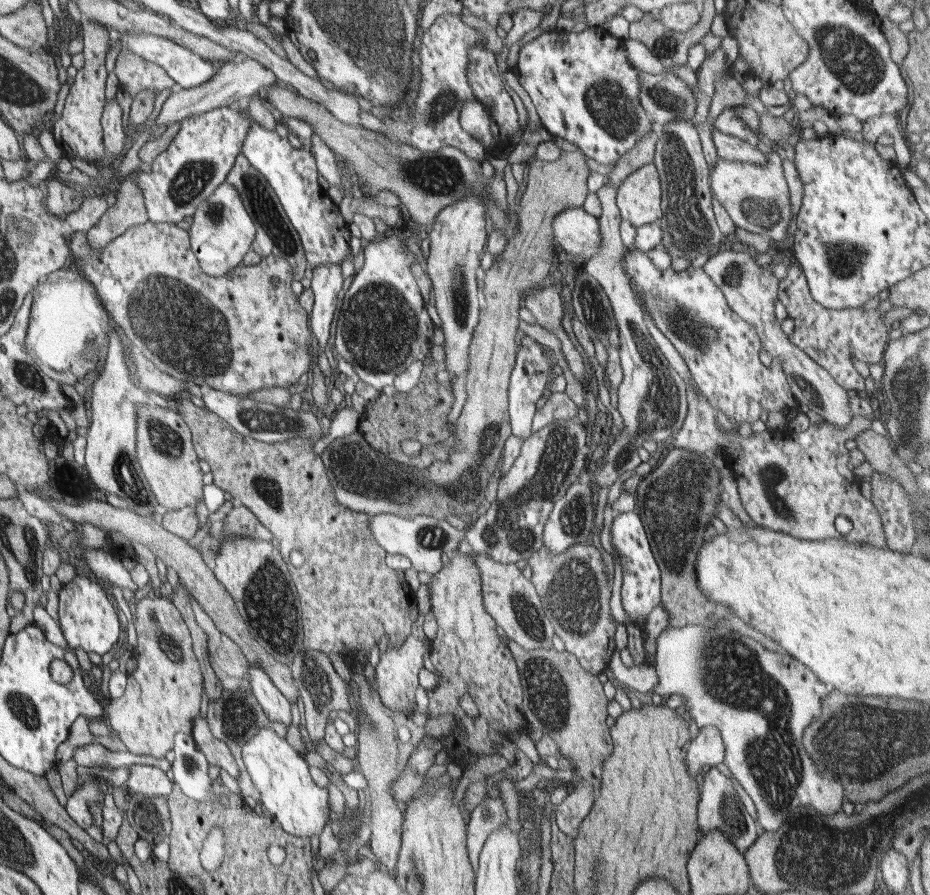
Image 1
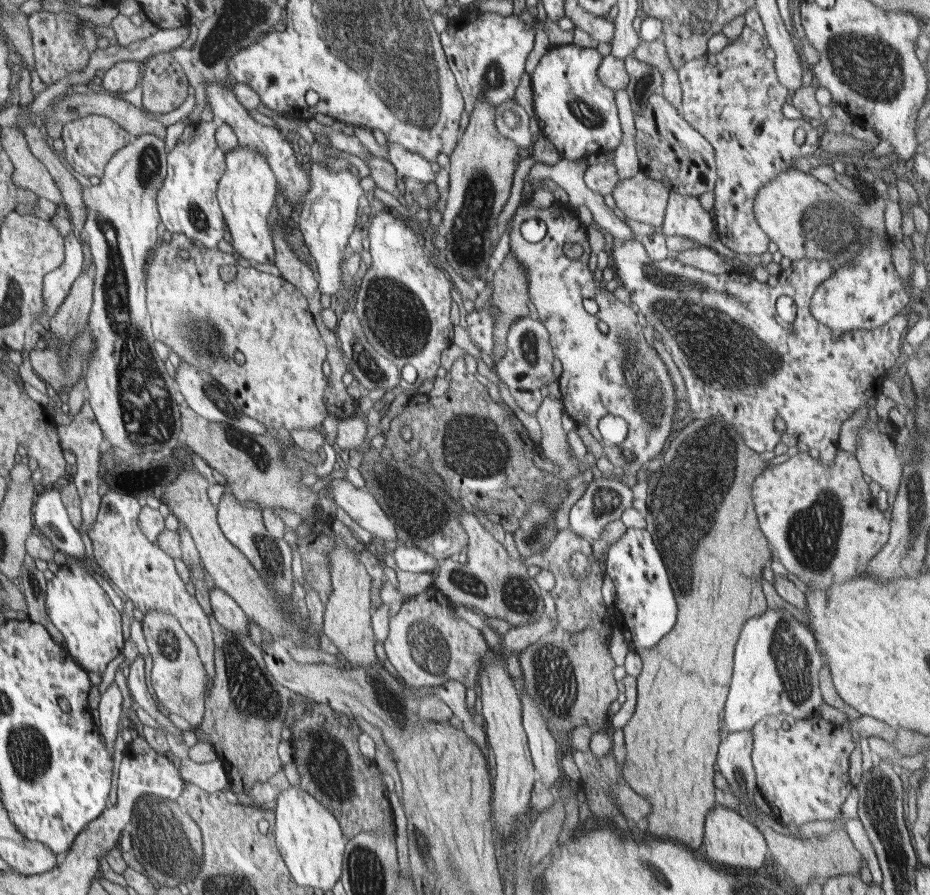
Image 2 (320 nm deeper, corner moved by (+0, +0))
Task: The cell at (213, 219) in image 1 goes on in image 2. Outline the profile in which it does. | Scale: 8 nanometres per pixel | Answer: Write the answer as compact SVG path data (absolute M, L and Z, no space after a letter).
M238 146L225 154L226 170L217 186L217 199L221 208L230 244L240 257L254 264L275 264L275 246L270 236L268 220L275 208L277 178L266 158L246 146Z

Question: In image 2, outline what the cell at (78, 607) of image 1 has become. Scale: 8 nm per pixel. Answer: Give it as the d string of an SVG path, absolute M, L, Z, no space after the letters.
M62 565L60 570L54 575L54 578L50 582L47 582L45 609L52 621L52 625L64 637L69 650L68 652L84 670L93 674L102 673L106 670L108 663L121 654L125 641L122 632L121 612L118 612L112 606L108 594L100 588L98 582L96 582L89 572L80 569L78 566Z

